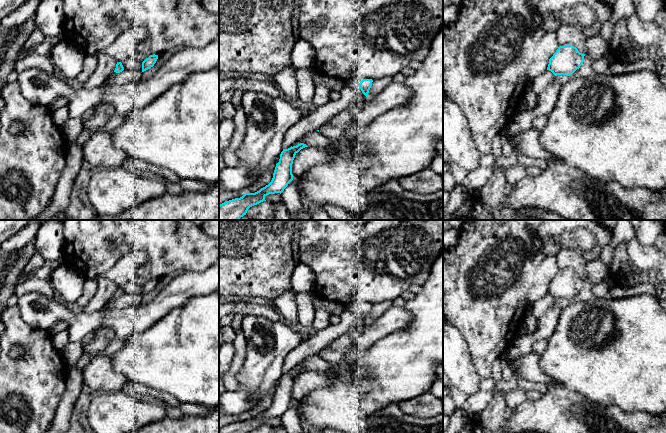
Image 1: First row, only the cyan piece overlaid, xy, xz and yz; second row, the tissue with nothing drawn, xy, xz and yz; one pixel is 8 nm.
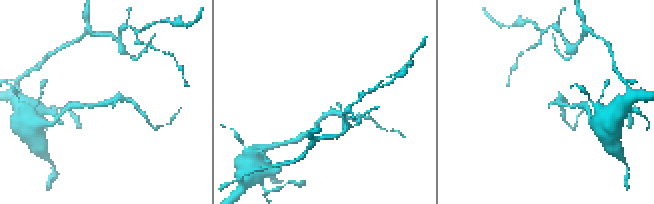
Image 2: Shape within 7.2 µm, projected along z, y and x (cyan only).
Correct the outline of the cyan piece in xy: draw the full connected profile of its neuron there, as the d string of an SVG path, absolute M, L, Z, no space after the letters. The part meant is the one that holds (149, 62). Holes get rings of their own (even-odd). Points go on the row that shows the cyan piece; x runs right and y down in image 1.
M150 55L148 58L146 58L143 62L142 62L142 72L150 69L151 67L154 66L154 64L156 63L158 59L158 55Z

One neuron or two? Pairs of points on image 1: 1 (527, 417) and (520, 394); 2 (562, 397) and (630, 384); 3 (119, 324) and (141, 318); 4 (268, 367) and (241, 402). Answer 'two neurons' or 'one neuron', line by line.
1: two neurons
2: two neurons
3: one neuron
4: one neuron

